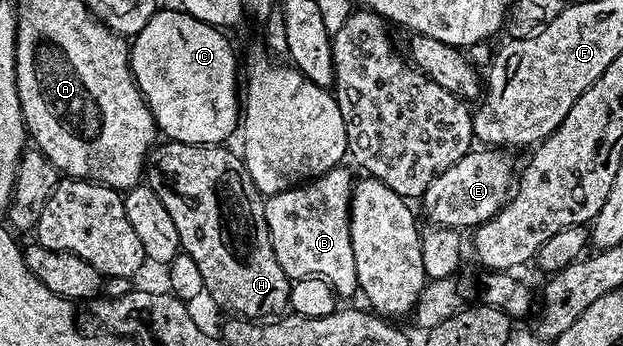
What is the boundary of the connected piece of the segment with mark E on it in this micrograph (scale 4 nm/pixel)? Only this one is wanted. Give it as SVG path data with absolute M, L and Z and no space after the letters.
M471 148L452 168L448 168L423 192L420 205L438 228L446 227L459 232L465 226L475 228L495 217L512 194L516 170L510 167L509 153L498 148Z

